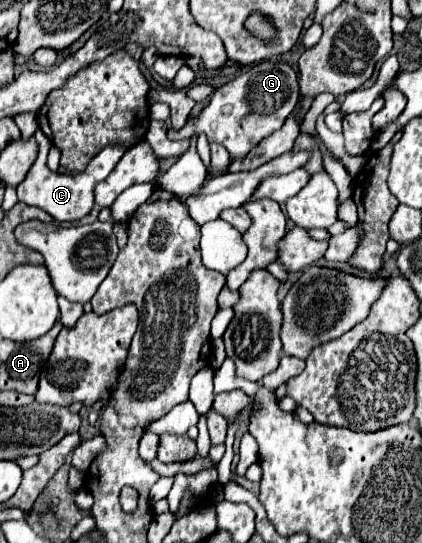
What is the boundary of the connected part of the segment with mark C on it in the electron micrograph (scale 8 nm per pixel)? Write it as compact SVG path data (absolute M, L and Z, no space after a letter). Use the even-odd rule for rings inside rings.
M37 129L35 139L39 143L39 157L33 163L33 167L29 169L29 173L23 179L23 183L17 185L17 197L25 205L45 209L57 221L77 221L77 219L85 217L93 207L93 189L95 189L95 185L99 181L103 181L113 171L113 167L123 157L123 153L127 153L127 149L133 147L133 145L119 145L119 143L107 145L99 155L95 155L89 161L85 171L71 175L71 173L53 173L53 171L49 171L49 167L47 167L47 151L51 147L51 141L47 137L43 137L41 129Z

